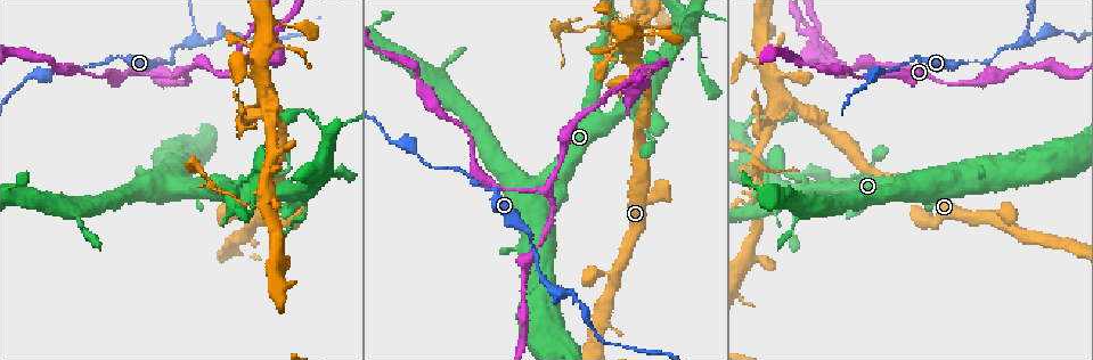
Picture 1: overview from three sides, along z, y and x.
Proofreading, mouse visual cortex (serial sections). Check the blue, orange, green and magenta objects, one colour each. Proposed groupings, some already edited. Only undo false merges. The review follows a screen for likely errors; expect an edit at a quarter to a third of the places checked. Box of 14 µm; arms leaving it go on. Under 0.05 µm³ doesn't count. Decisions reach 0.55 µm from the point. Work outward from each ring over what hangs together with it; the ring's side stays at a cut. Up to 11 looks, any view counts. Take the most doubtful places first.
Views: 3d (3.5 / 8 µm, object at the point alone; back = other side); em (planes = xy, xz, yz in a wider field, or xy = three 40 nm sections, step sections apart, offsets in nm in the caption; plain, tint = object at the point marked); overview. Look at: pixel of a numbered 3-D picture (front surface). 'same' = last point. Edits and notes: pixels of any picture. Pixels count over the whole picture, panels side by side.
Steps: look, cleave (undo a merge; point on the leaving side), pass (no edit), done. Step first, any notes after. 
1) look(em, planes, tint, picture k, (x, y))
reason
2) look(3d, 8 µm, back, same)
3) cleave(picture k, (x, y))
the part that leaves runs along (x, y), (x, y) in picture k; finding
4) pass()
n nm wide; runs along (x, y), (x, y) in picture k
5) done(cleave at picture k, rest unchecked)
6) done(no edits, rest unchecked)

look(3d, 3.5 µm, picture 1, (261, 206))
abrupt turn

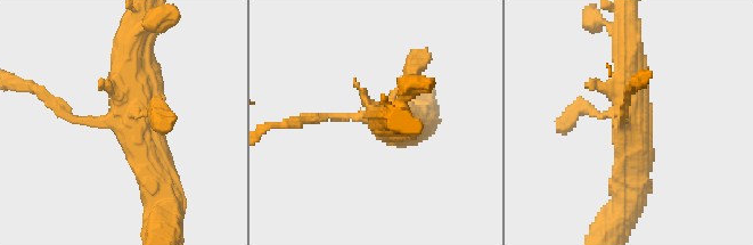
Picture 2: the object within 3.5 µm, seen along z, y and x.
look(em, xy, step 5, tint, picture 2, (116, 121))
shape alone is not enough

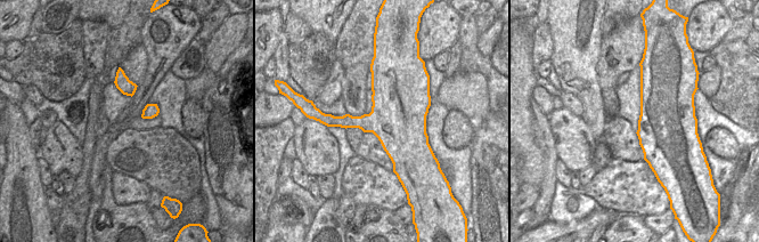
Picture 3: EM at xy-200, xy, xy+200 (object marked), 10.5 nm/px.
pass()
runs along (136, 37), (136, 139), (156, 184) in picture 2; all the same cell

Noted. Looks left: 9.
look(3d, 8 µm, picture 1, (246, 120))
sharp bend

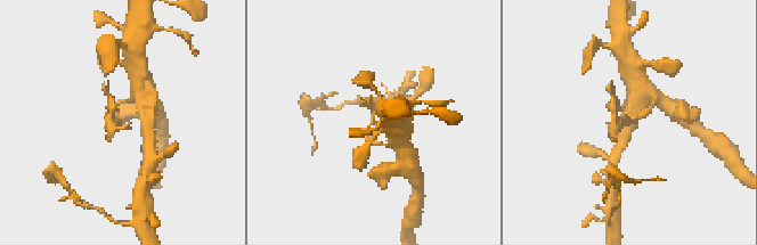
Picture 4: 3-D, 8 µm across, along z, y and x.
look(em, xy, step 1, tint, picture 4, (630, 119))
shape alone is not enough

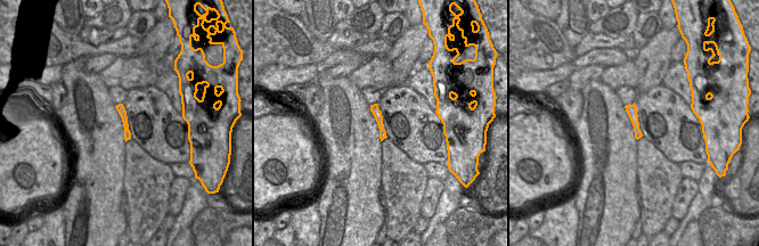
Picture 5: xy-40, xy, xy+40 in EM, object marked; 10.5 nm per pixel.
cleave(picture 4, (617, 120))
the part that leaves runs along (634, 116), (615, 128), (611, 141) in picture 4; a second cell is stuck on

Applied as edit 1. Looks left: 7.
look(3d, 3.5 µm, back, picture 1, (801, 21))
thin neck

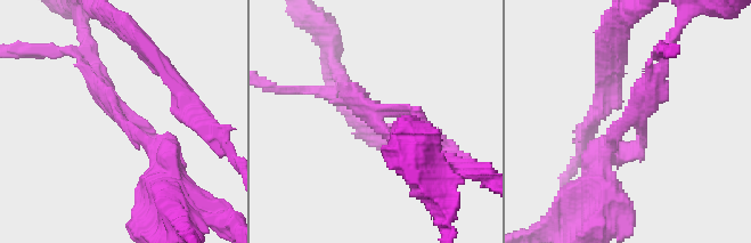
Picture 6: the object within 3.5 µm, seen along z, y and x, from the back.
look(em, xy, step 1, tint, picture 6, (375, 124))

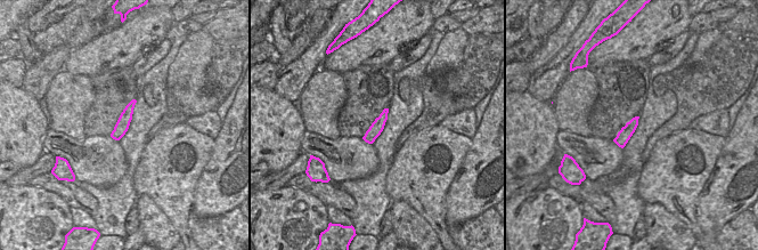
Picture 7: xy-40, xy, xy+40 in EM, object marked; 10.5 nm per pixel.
look(em, xy, step 3, tint, same)

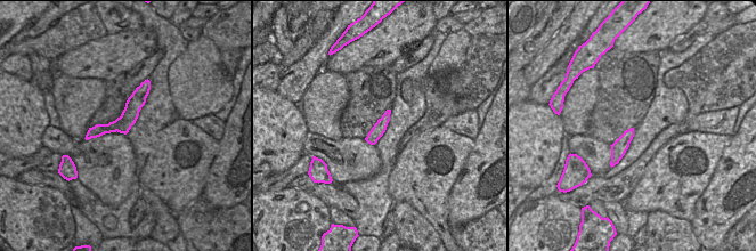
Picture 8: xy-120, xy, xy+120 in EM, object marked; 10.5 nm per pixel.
cleave(picture 6, (550, 221))
two cells meet here

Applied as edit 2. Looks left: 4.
look(overview)
redraw

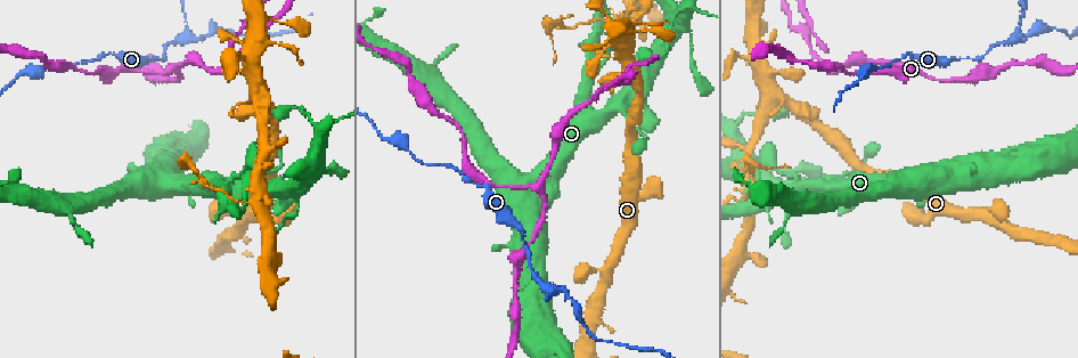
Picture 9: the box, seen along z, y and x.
look(3d, 3.5 µm, picture 9, (473, 184))
calibre changes

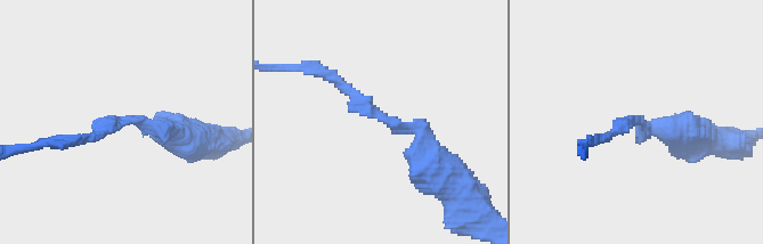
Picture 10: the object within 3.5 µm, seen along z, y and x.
look(em, planes, tint, picture 10, (130, 121))
arms of 150, 300 nm; now the EM

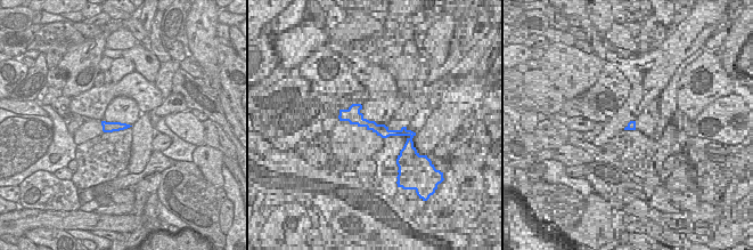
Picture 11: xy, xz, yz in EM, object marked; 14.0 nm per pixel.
pass()
runs along (444, 170), (420, 129), (391, 127), (329, 76) in picture 10; one cell here

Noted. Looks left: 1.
done(cleave at picture 4, cleave at picture 6, rest unchecked)

